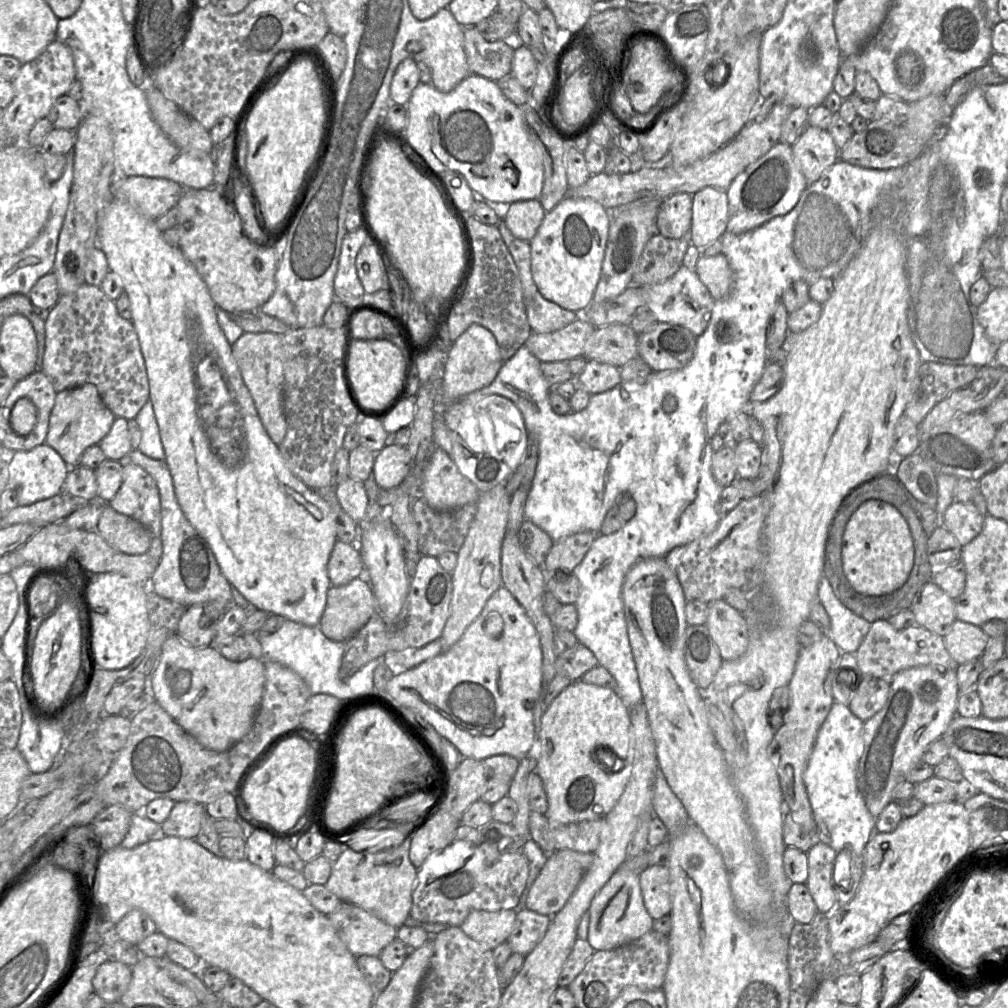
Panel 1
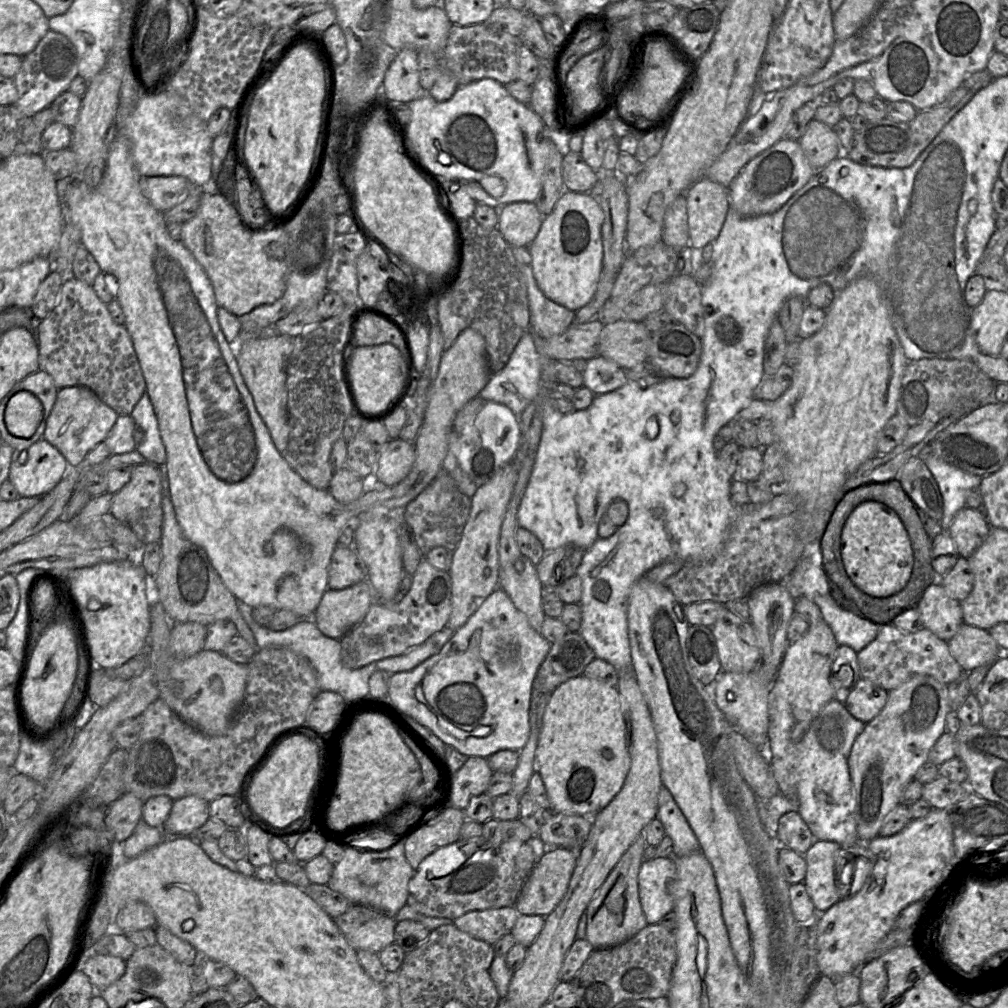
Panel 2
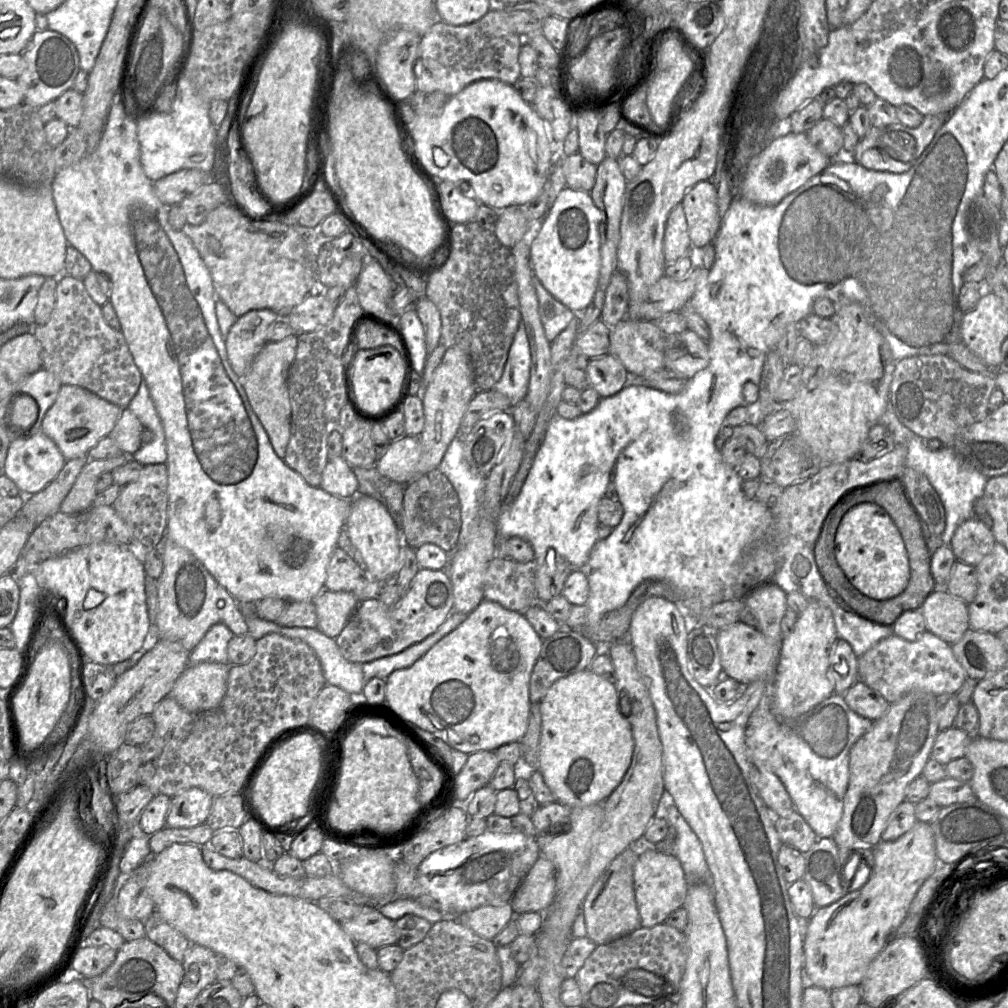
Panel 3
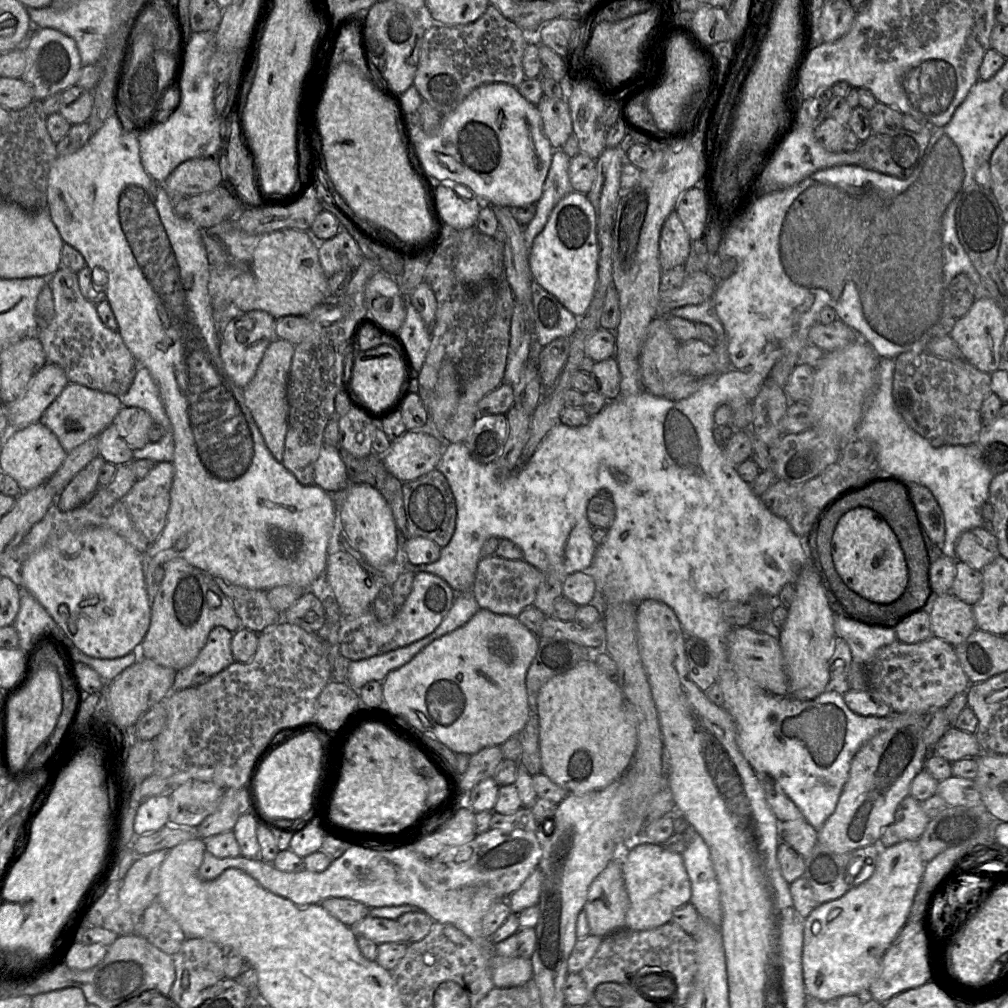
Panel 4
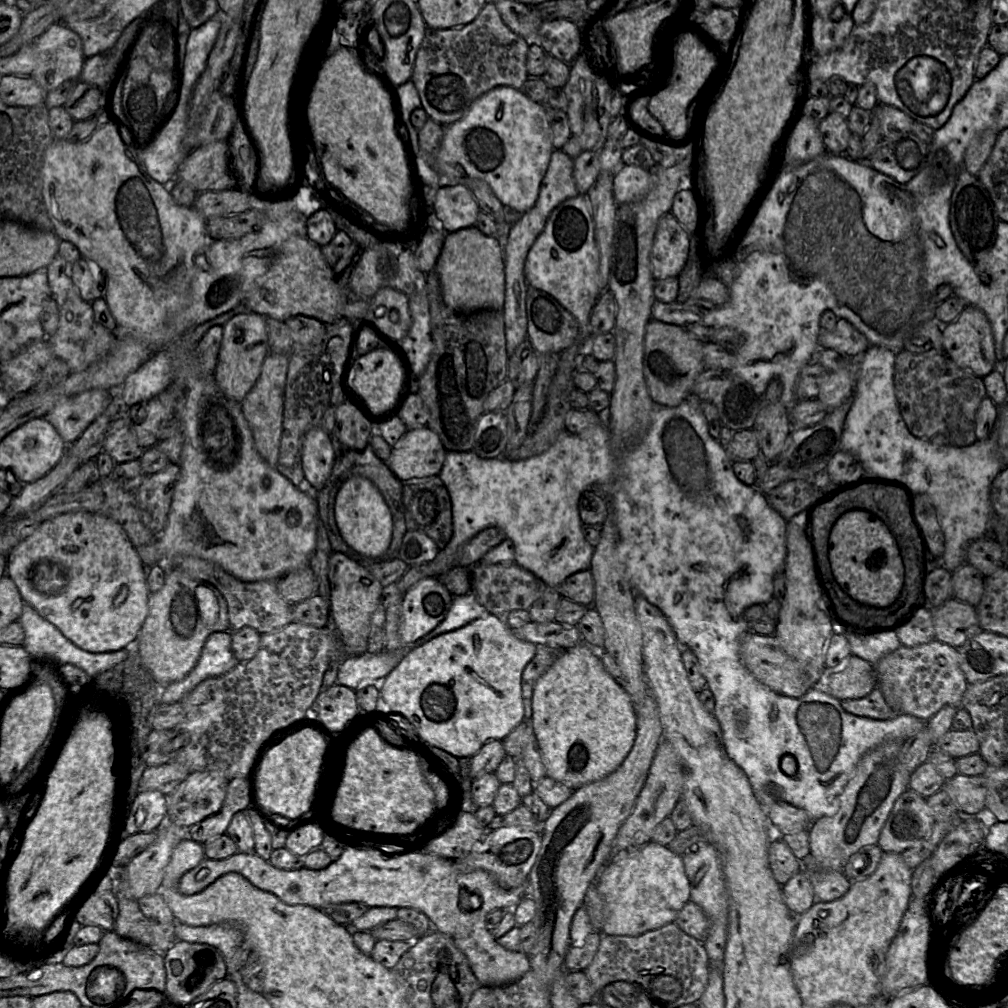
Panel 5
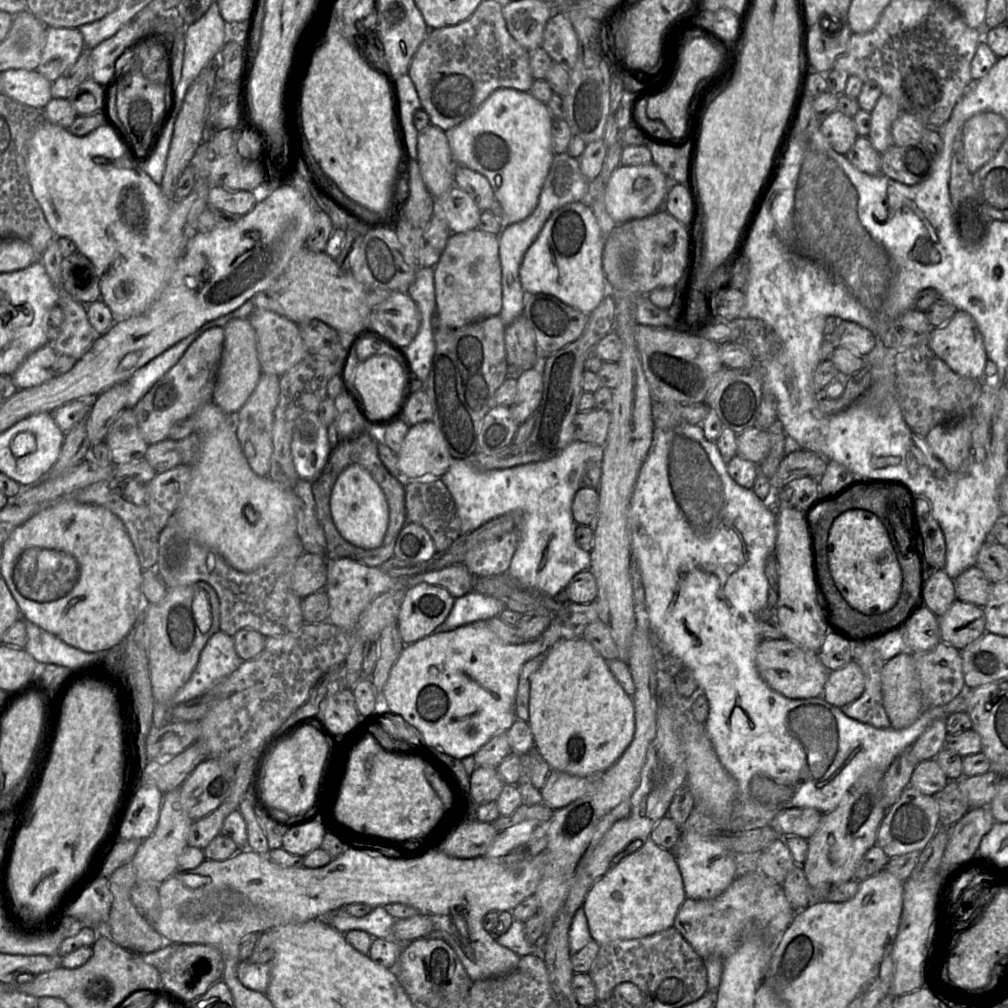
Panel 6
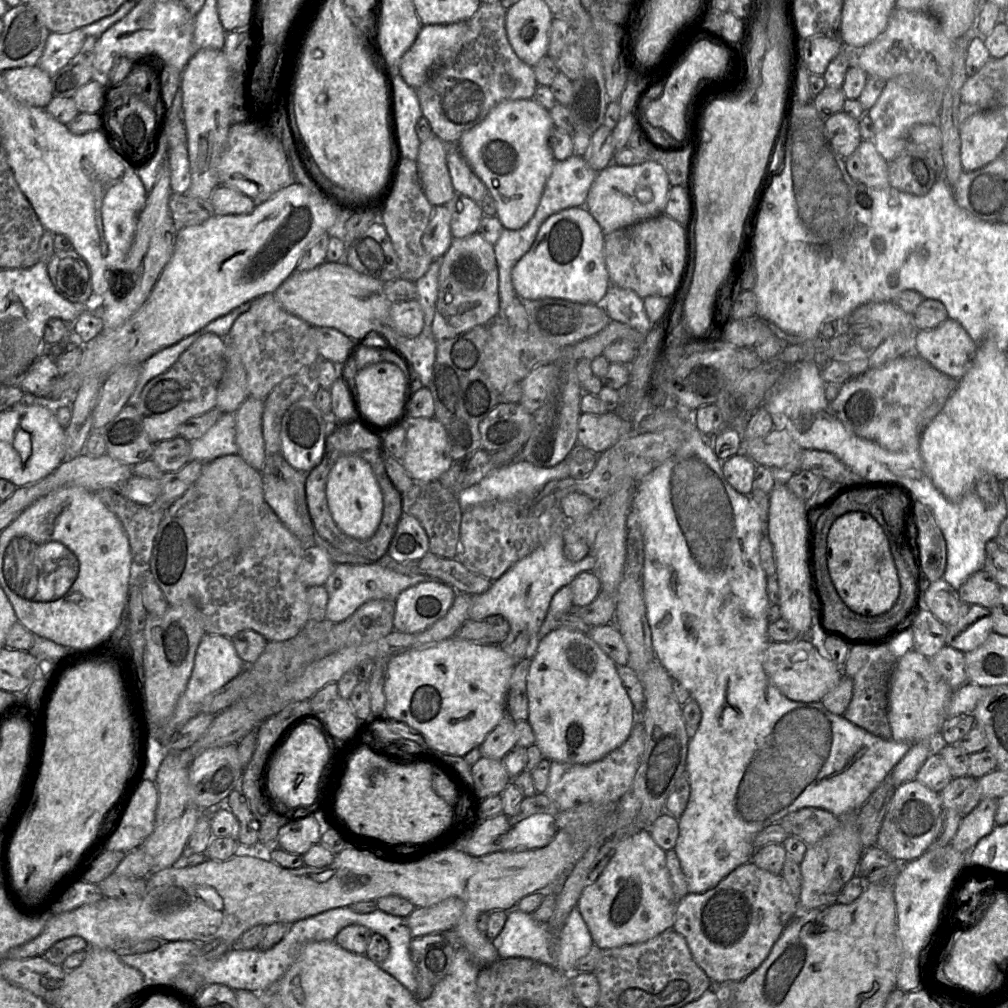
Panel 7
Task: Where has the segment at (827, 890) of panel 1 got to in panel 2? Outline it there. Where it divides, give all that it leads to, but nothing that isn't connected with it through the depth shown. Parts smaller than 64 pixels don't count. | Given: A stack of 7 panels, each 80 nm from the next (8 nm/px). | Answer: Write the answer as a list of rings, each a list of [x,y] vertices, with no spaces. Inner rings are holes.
[[[815,840],[805,853],[806,876],[803,883],[816,914],[825,912],[841,900],[835,880],[836,856],[840,848],[841,845],[833,841]]]

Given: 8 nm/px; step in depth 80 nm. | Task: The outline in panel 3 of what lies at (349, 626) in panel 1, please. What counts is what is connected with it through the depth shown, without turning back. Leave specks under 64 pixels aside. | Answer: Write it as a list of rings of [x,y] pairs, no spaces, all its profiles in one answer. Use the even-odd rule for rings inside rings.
[[[324,589],[314,600],[317,629],[333,639],[341,633],[359,600],[350,592],[332,592]]]

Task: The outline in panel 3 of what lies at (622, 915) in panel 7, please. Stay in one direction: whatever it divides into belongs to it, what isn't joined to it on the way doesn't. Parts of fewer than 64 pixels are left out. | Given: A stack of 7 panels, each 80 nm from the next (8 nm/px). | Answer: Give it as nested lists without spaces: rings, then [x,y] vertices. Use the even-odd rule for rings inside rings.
[[[643,848],[634,866],[634,890],[641,927],[650,928],[664,923],[673,911],[683,906],[688,890],[686,876],[678,858],[653,848]]]

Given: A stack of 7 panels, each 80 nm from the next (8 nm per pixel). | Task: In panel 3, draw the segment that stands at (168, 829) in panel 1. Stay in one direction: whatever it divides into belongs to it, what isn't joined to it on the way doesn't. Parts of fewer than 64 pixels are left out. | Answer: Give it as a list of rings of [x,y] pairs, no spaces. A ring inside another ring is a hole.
[[[193,787],[171,797],[171,807],[166,826],[192,828],[206,822],[214,797],[206,791]]]

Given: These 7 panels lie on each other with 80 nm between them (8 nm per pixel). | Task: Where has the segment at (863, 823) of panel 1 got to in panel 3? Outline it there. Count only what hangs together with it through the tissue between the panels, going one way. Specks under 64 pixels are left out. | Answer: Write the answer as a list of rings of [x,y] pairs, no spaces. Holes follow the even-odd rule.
[[[833,693],[808,712],[788,721],[779,720],[772,711],[771,695],[763,699],[748,720],[746,746],[754,758],[761,761],[778,776],[792,799],[797,811],[818,838],[833,837],[842,818],[844,796],[849,784],[850,749],[873,726],[874,721],[864,718],[849,708],[844,696]]]

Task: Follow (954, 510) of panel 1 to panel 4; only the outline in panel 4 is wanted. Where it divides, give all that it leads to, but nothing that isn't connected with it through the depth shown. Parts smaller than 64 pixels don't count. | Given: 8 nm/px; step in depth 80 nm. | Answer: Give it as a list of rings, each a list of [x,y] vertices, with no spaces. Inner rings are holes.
[[[978,527],[965,531],[956,543],[956,558],[982,571],[998,555],[998,540],[992,531]]]

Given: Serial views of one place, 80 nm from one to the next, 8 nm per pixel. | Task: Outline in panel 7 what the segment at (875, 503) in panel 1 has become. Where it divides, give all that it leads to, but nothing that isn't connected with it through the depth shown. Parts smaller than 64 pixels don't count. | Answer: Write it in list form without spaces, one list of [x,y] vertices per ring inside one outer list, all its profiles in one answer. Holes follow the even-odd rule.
[[[848,512],[833,523],[827,537],[827,559],[834,586],[852,611],[877,616],[894,606],[901,590],[901,566],[896,567],[887,536],[869,513]]]

